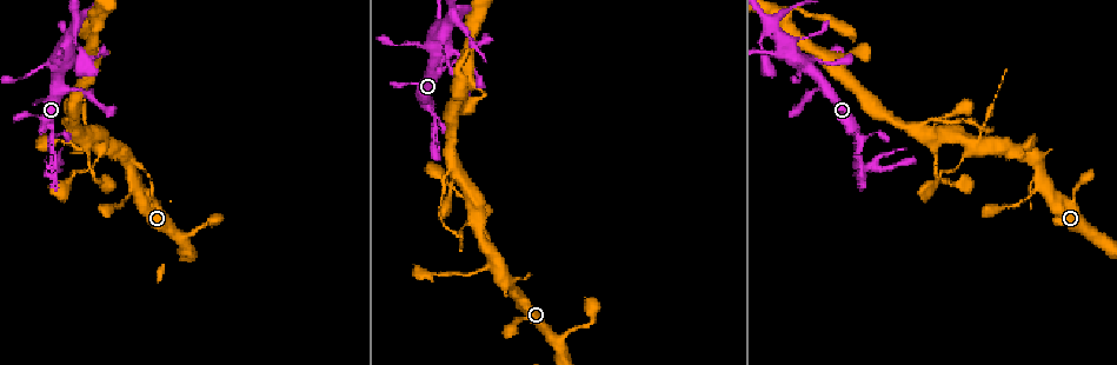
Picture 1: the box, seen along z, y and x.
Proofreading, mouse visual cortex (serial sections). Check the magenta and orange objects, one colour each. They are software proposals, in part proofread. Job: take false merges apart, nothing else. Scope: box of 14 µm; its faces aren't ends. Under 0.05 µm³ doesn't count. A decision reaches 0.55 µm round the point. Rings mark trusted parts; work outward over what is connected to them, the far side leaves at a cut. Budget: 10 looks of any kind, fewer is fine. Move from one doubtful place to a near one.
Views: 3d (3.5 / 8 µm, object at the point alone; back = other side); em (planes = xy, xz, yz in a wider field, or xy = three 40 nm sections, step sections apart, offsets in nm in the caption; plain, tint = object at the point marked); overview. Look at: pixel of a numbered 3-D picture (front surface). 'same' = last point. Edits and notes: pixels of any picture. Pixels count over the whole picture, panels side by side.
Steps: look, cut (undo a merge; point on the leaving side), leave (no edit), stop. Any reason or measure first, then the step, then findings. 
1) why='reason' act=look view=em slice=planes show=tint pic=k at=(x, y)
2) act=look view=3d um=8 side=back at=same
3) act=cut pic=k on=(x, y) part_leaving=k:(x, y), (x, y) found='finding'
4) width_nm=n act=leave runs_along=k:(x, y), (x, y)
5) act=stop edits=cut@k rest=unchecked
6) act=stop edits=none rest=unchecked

why='sudden change in width' act=look view=3d um=3.5 pic=1 at=(446, 49)

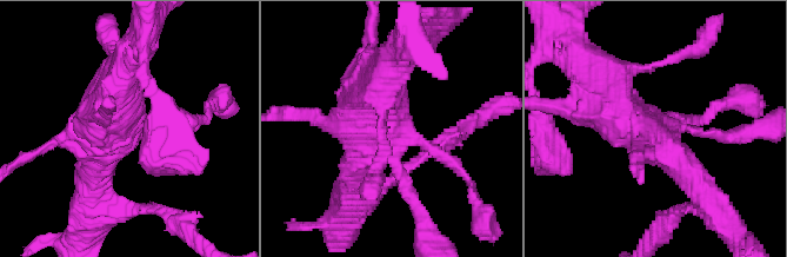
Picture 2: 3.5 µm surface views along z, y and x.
why='shape alone is not enough' act=look view=em slice=xy step=5 show=plain pic=2 at=(121, 134)

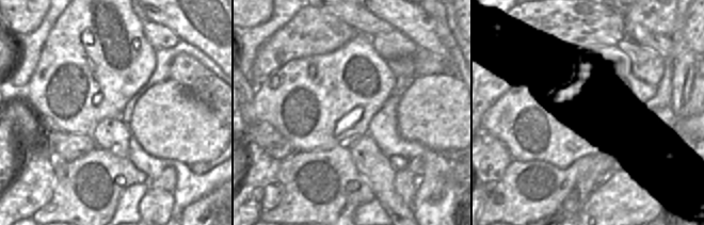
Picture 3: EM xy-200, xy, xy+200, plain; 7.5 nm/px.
act=look view=em slice=xy step=5 show=tint at=same

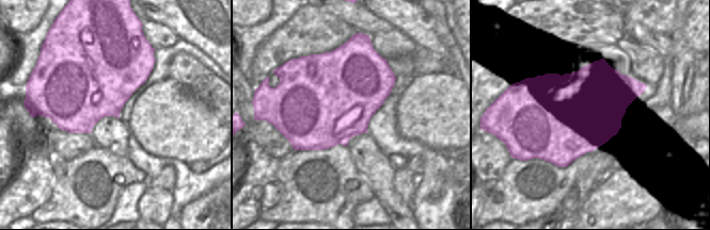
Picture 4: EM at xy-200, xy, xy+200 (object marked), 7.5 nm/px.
act=leave runs_along=2:(707, 197), (622, 117), (605, 85) found='continuous, no second cell'

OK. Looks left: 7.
act=look view=3d um=3.5 pic=1 at=(56, 165)

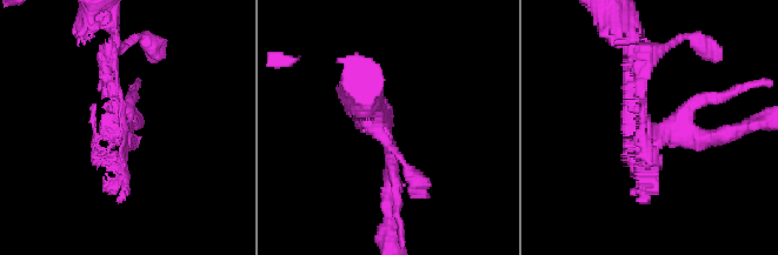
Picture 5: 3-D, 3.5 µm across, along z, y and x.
act=look view=em slice=planes show=tint pic=5 at=(115, 134)

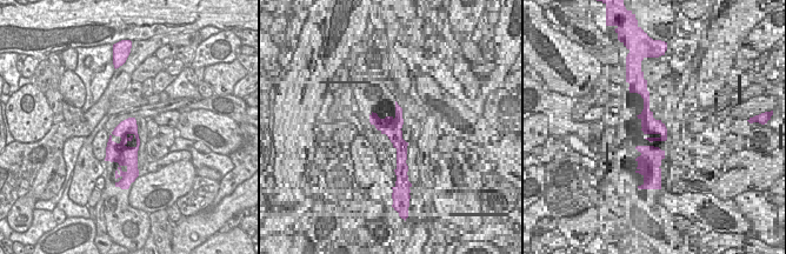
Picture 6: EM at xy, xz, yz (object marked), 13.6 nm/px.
width_nm=440 act=leave runs_along=5:(643, 55), (649, 132), (727, 135) found='all the same cell'

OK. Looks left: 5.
why='three-way junction' act=look view=3d um=3.5 pic=1 at=(1024, 154)

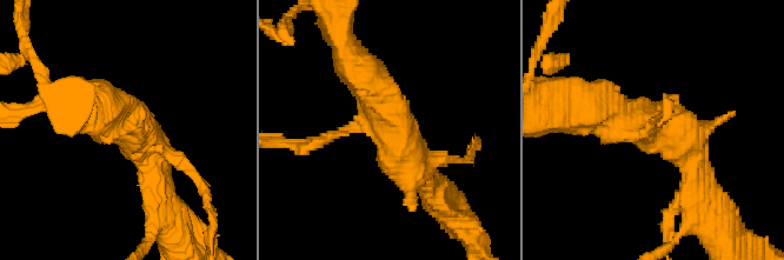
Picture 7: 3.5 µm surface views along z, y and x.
act=leave runs_along=7:(414, 168), (353, 62) found='continuous, no second cell'

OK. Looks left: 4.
why='calibre changes' act=look view=3d um=3.5 pic=1 at=(447, 181)

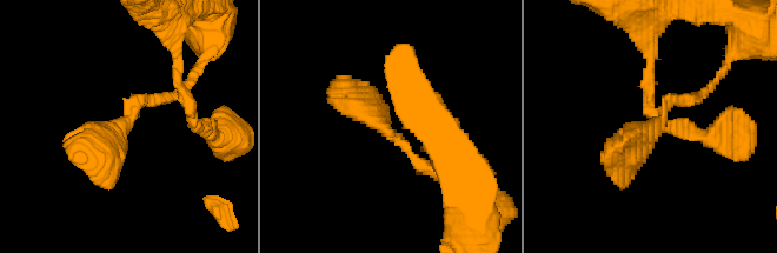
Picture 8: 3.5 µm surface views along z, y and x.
arm_widths_nm=150,350 why='now the EM' act=look view=em slice=xy step=2 show=tint pic=8 at=(659, 126)

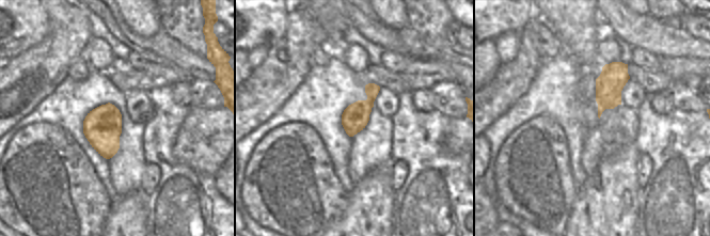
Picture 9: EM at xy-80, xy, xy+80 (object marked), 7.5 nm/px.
act=leave found='continuous, no second cell'

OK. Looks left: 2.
act=stop edits=none rest=unchecked

